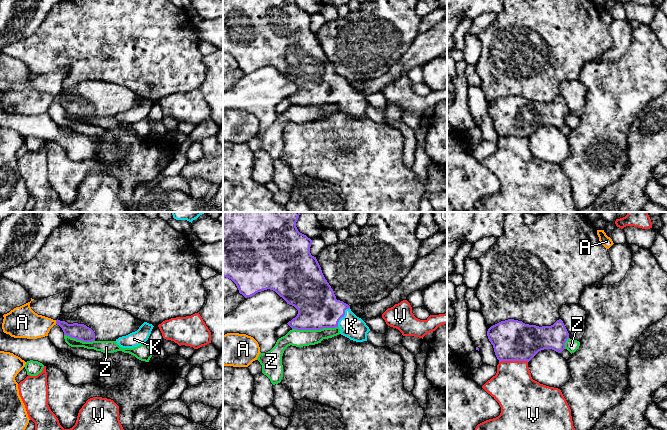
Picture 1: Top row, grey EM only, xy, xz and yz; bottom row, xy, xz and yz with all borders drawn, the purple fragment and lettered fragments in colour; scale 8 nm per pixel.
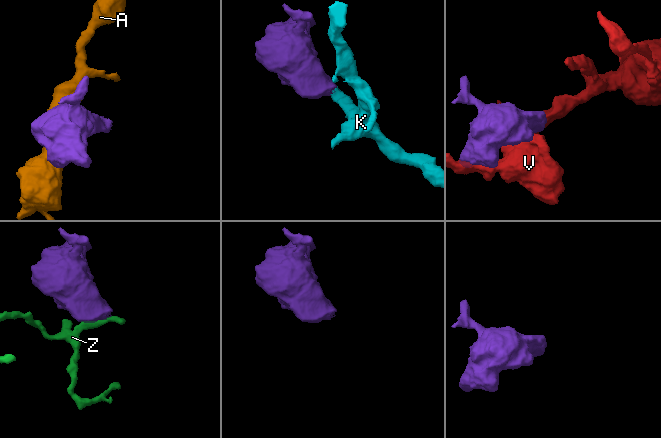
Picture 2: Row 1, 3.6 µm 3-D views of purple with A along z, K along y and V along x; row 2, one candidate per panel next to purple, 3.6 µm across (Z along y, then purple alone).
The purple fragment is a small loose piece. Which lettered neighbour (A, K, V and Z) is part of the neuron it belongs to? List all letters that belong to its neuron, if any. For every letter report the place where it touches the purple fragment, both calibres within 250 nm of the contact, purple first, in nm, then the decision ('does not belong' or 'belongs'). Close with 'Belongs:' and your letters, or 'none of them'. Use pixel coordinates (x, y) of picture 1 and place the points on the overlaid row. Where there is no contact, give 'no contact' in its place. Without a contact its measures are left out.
A: xy (56, 322) | 130/240 nm | does not belong
K: xz (343, 316) | 320/190 nm | belongs
V: yz (513, 360) | 320/340 nm | does not belong
Z: xz (314, 329) | 320/140 nm | does not belong
Belongs: K

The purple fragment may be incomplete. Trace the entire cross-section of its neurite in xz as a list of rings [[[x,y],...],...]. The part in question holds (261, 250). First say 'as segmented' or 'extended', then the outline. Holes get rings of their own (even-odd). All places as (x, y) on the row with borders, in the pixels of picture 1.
extended; [[[223,212],[223,277],[231,279],[245,298],[267,289],[275,291],[298,310],[297,316],[287,323],[292,329],[339,327],[340,334],[350,340],[367,341],[369,327],[351,311],[348,304],[336,299],[316,257],[310,253],[312,240],[298,231],[296,222],[299,215],[300,212]]]

